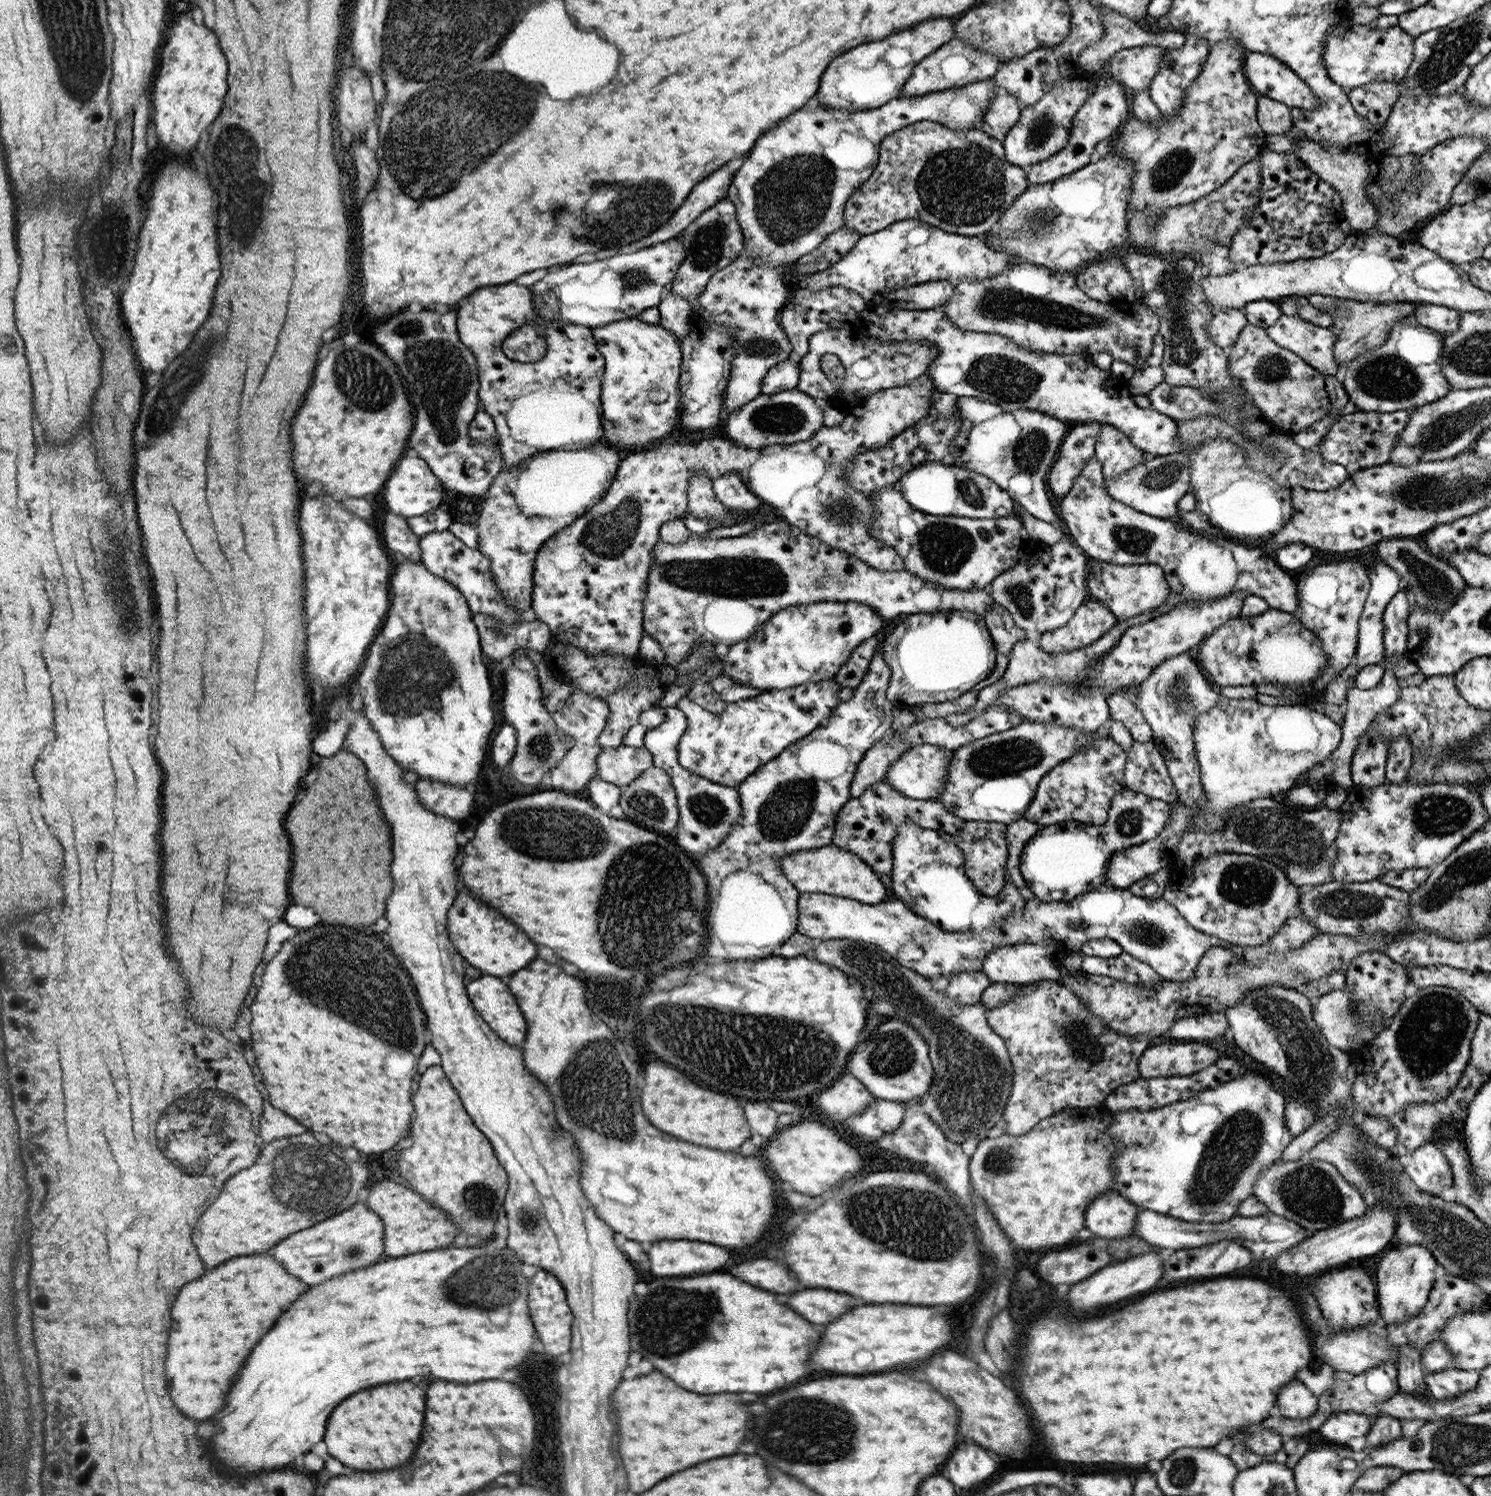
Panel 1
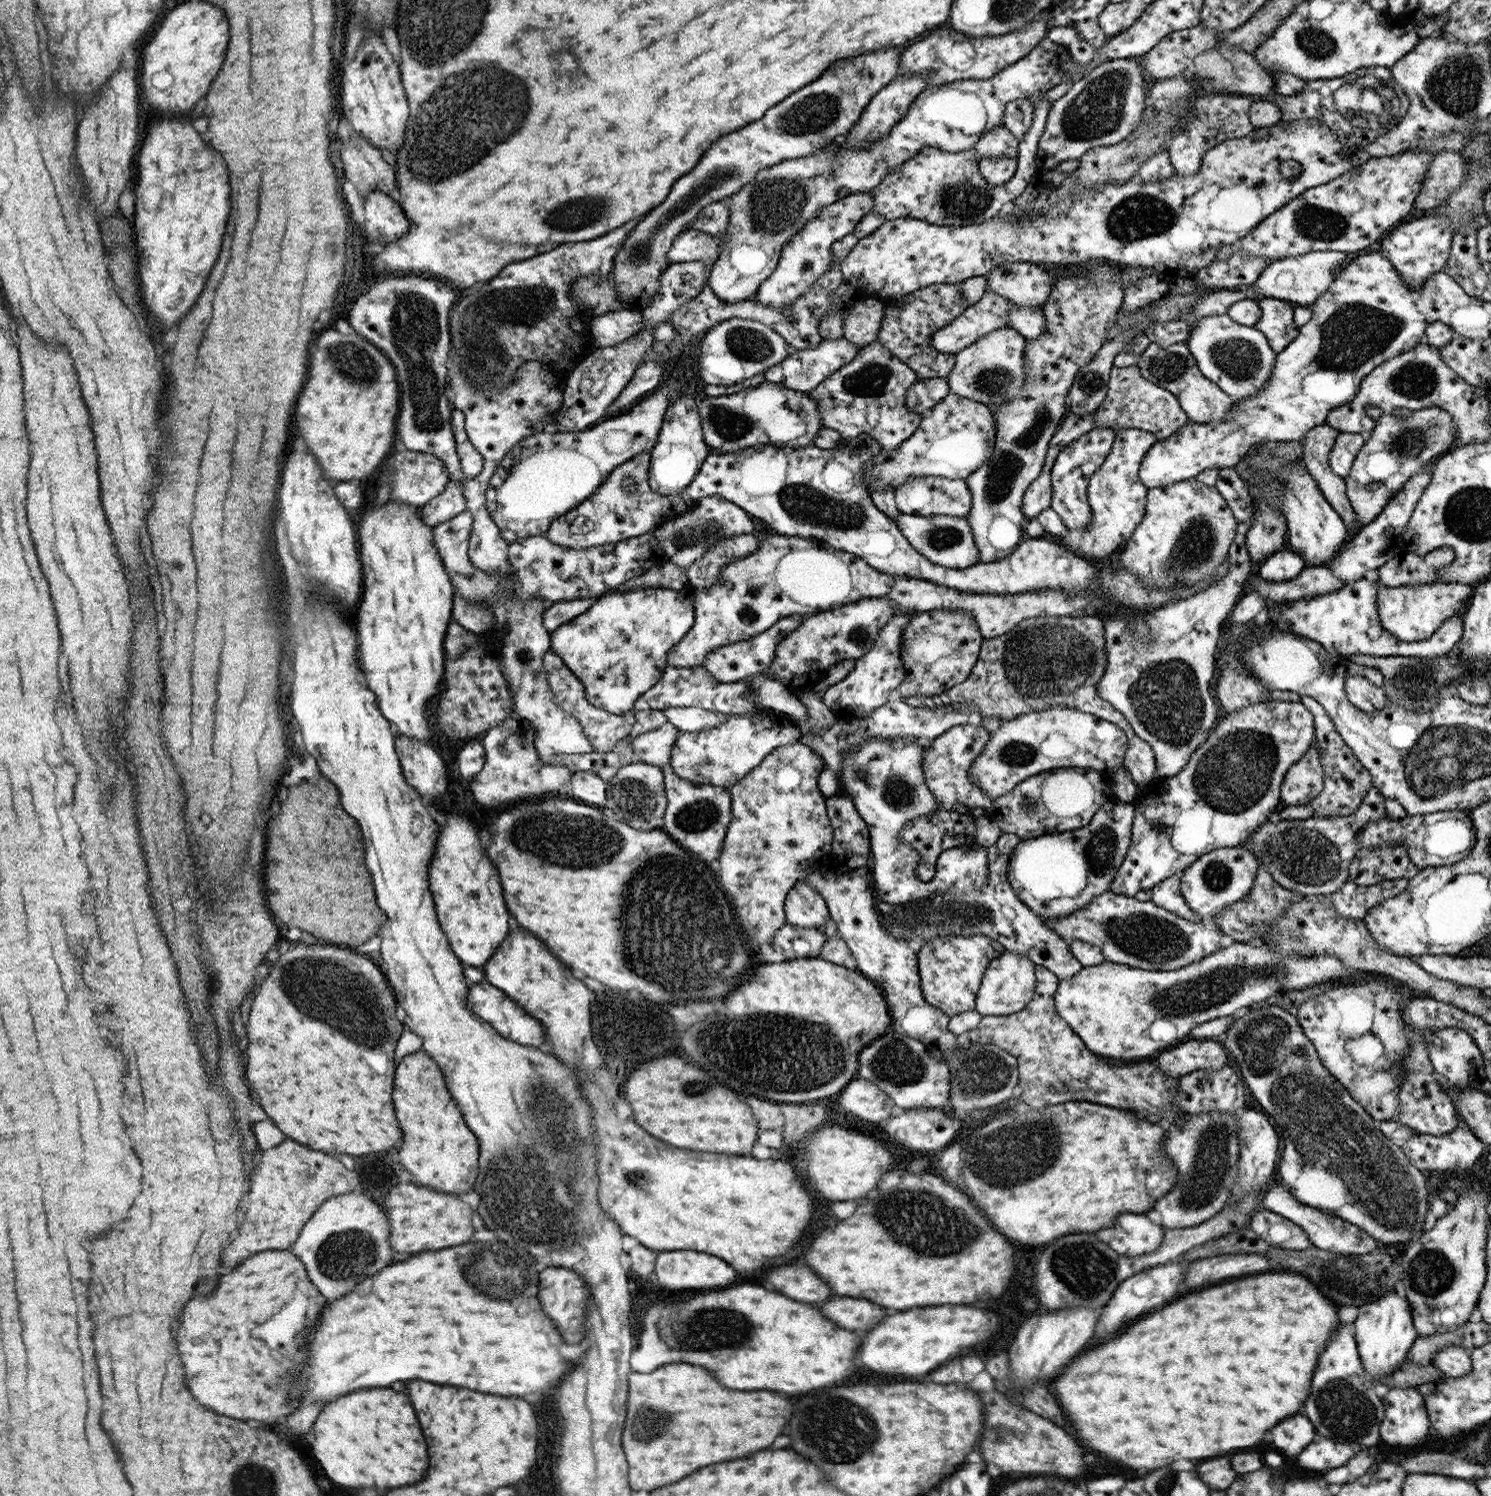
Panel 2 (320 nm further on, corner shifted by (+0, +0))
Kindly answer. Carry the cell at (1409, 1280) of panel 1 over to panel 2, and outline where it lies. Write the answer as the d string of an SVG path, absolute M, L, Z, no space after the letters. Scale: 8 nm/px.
M1391 1290L1376 1302L1359 1307L1357 1319L1353 1322L1355 1341L1360 1362L1373 1381L1392 1374L1405 1364L1408 1351L1418 1338L1410 1309L1404 1293L1397 1294L1397 1290Z

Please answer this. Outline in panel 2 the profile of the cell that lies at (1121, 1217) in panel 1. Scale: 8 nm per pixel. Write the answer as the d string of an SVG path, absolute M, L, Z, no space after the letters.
M1124 1214L1108 1246L1122 1256L1138 1257L1158 1250L1164 1235L1165 1229L1150 1214Z

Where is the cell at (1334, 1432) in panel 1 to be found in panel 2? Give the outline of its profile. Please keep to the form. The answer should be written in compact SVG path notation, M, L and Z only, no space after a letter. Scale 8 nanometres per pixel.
M1316 1434L1313 1442L1297 1454L1297 1466L1306 1474L1318 1474L1343 1466L1356 1456L1354 1449L1347 1443Z

